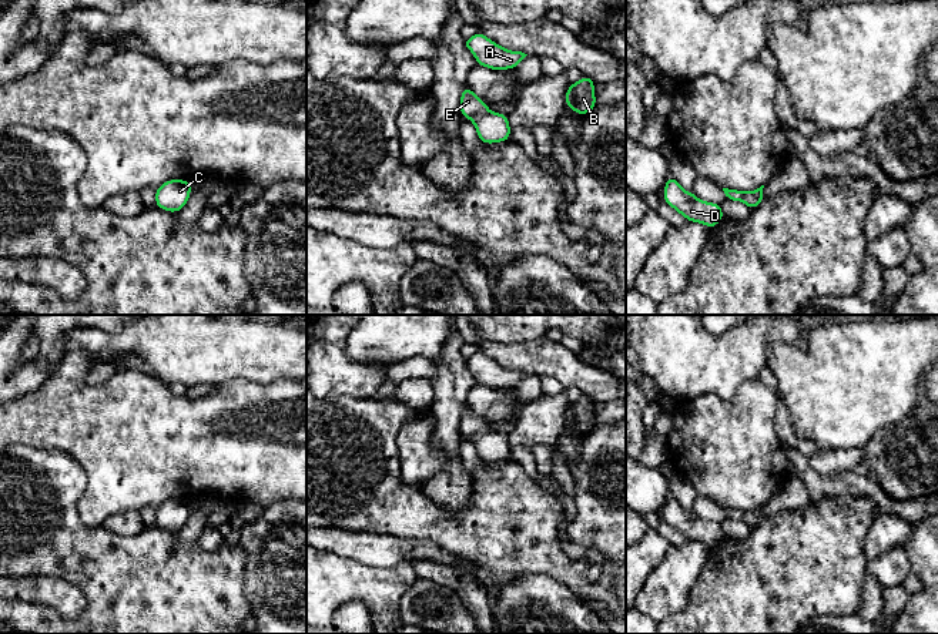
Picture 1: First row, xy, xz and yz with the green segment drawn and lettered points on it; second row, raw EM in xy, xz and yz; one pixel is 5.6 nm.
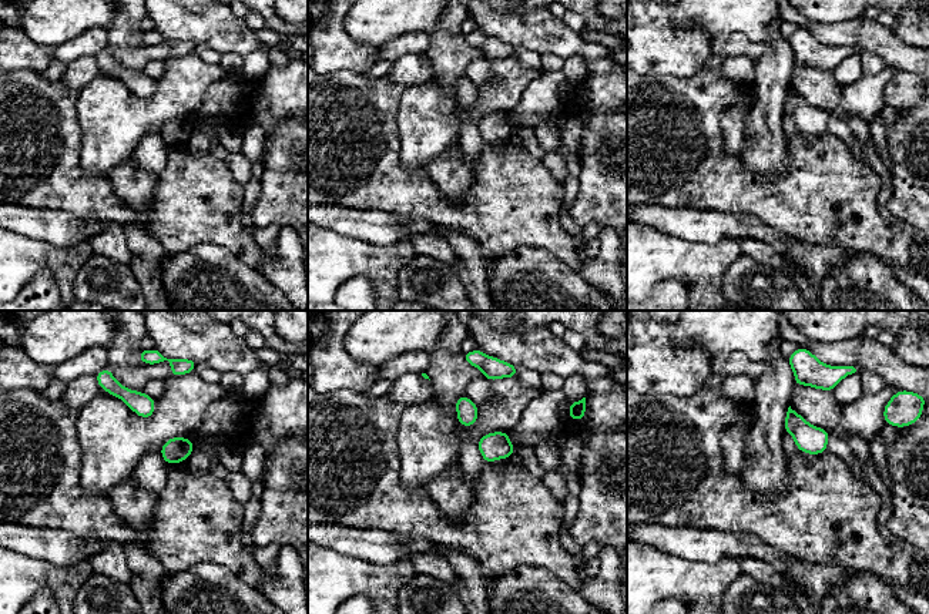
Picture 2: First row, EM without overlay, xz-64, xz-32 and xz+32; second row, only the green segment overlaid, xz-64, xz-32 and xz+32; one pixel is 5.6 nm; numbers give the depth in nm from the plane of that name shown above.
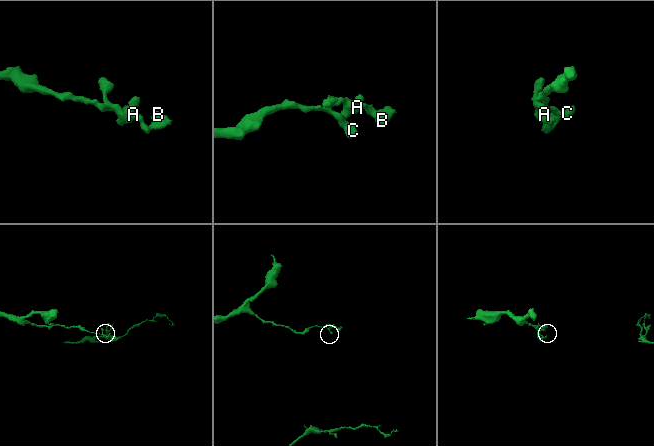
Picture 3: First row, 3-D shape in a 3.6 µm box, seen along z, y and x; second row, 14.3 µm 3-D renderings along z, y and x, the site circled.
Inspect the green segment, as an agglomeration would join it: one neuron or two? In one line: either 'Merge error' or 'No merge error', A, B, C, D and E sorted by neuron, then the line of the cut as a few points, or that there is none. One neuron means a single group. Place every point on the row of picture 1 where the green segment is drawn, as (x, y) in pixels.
No merge error. Groups: A B C D E. No split

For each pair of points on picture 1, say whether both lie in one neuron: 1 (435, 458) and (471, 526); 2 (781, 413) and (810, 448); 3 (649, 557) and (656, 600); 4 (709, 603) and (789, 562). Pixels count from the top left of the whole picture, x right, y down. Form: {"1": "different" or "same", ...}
{"1": "different", "2": "same", "3": "different", "4": "same"}

